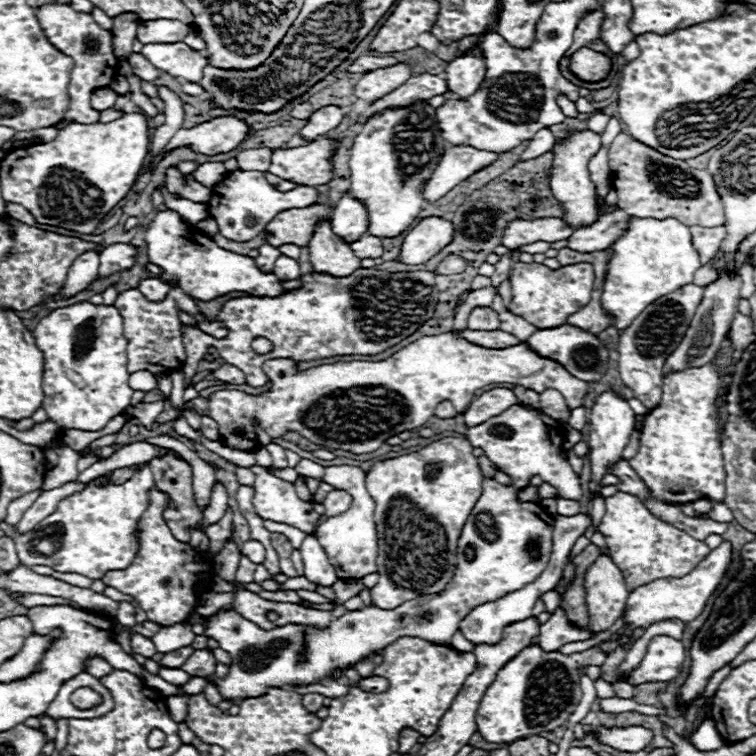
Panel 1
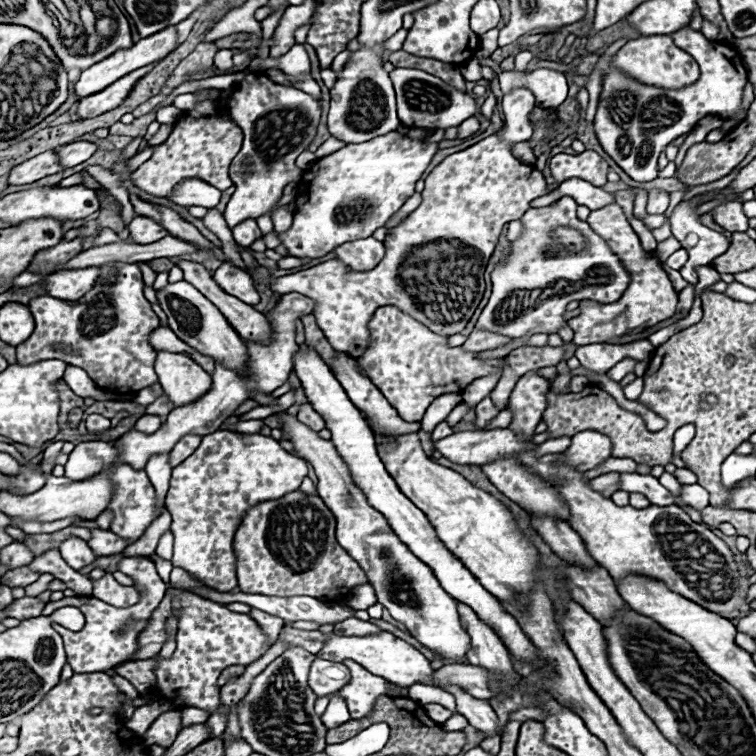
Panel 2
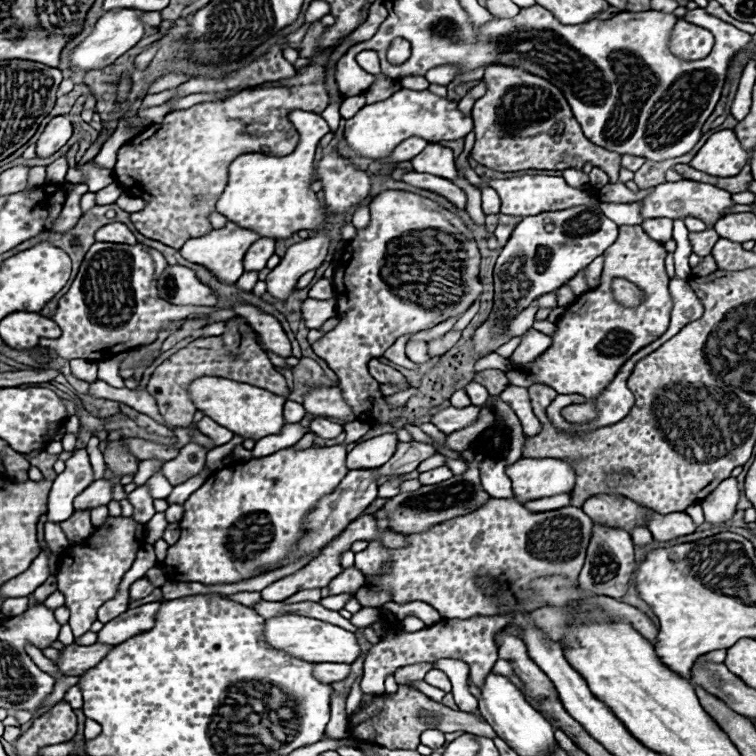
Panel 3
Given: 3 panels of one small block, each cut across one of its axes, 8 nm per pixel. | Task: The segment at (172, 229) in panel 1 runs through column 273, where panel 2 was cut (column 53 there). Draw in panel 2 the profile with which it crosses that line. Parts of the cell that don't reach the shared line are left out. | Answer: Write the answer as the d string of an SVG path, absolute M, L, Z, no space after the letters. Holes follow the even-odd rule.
M74 268L74 270L60 270L46 276L44 286L46 292L60 300L78 300L86 294L98 278L100 268Z

